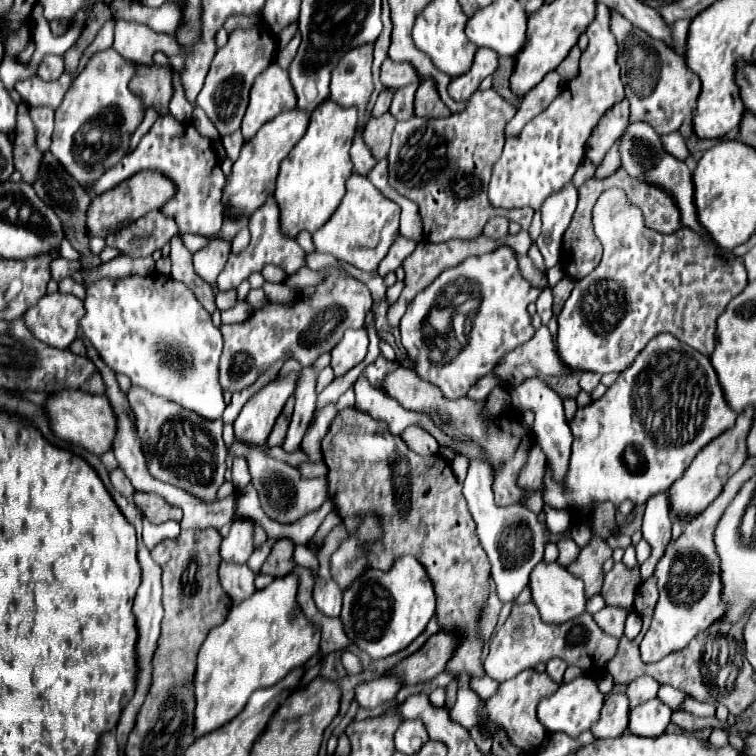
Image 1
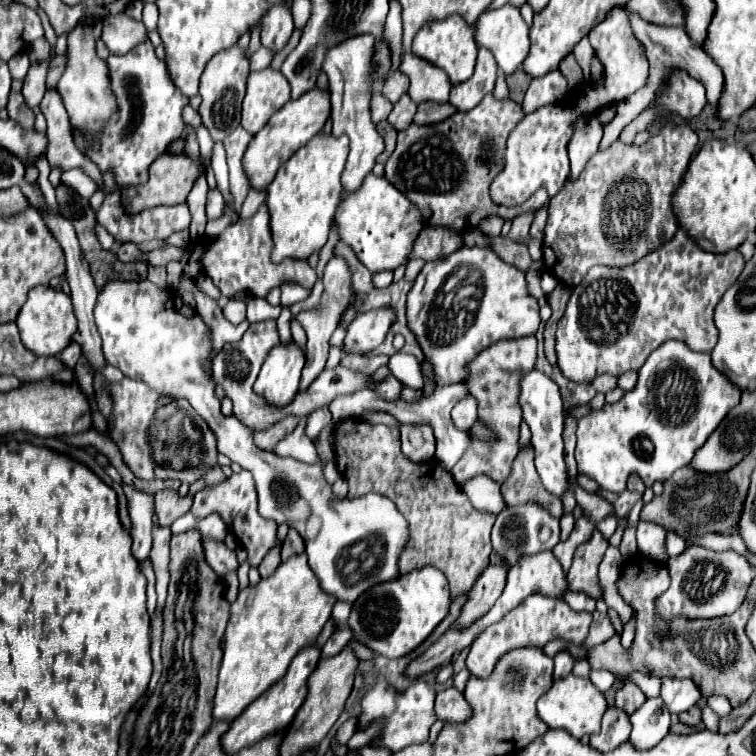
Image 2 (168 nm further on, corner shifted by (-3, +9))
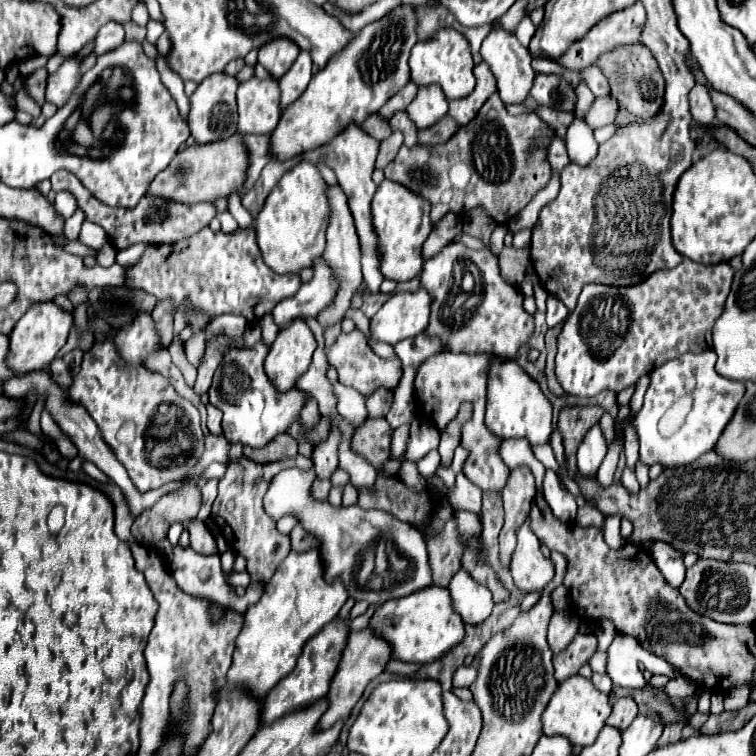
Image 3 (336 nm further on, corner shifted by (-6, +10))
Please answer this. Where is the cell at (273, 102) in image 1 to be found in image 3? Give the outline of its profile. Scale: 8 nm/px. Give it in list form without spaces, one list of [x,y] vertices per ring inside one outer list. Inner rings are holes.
[[[249,79],[239,85],[239,133],[271,133],[281,115],[281,89],[273,79]]]

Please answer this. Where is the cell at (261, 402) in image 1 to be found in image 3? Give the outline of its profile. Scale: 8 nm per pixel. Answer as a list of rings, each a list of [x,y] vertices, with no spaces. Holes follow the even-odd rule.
[[[295,319],[281,329],[265,359],[265,373],[279,391],[291,391],[297,379],[309,369],[317,341],[303,319]]]

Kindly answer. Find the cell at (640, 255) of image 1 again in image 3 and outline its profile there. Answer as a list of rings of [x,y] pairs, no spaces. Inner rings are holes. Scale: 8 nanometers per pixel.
[[[683,257],[675,269],[653,271],[637,285],[615,287],[589,283],[583,287],[577,307],[567,315],[563,331],[557,339],[557,379],[565,393],[575,397],[593,397],[605,389],[621,391],[635,385],[641,375],[647,375],[655,365],[663,365],[687,351],[701,353],[711,345],[711,331],[717,317],[723,313],[725,299],[733,283],[733,267],[727,261],[715,265],[699,265]]]

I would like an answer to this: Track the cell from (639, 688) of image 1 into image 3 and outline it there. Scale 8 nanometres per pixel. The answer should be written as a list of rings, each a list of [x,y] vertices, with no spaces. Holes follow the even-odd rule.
[[[621,697],[613,703],[613,711],[607,719],[607,725],[617,727],[617,729],[627,729],[631,721],[637,717],[637,703],[633,697]]]

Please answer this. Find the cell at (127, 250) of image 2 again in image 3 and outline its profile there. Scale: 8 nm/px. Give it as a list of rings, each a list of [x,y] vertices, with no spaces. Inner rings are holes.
[[[106,243],[99,250],[97,255],[97,264],[103,267],[110,267],[116,263],[116,249],[112,244]]]

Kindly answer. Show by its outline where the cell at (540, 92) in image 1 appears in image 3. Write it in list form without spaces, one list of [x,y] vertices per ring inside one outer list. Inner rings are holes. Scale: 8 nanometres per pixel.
[[[539,73],[535,77],[531,97],[539,105],[549,105],[549,107],[555,107],[559,111],[573,113],[573,109],[575,109],[575,93],[567,85],[567,81],[563,77],[559,77],[559,75]]]

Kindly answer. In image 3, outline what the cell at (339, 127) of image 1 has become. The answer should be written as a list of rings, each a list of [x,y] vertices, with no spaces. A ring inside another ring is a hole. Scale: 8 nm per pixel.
[[[299,161],[295,169],[287,171],[269,193],[263,209],[255,217],[255,231],[263,261],[275,273],[299,273],[301,269],[313,265],[313,259],[323,255],[327,245],[325,231],[331,215],[327,187],[329,185],[319,173],[317,165]]]

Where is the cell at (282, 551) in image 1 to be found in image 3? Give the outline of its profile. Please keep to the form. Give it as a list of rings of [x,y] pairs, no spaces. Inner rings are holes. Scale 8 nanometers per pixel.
[[[295,525],[293,531],[291,531],[291,549],[297,551],[297,553],[303,553],[303,551],[309,551],[309,549],[315,549],[315,547],[317,547],[315,537],[305,533],[305,529],[301,525]]]

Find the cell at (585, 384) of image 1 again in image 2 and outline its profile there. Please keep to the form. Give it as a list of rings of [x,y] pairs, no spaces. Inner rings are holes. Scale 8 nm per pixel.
[[[602,374],[602,376],[596,376],[596,380],[592,382],[592,386],[598,390],[598,392],[602,392],[602,394],[606,394],[606,392],[610,392],[610,390],[614,390],[616,388],[616,376],[612,376],[612,374]]]

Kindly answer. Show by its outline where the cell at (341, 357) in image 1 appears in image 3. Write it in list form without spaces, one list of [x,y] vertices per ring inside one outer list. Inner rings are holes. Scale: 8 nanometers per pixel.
[[[423,289],[389,295],[383,307],[371,317],[371,337],[395,345],[397,341],[423,333],[429,321],[429,305],[431,299]]]

